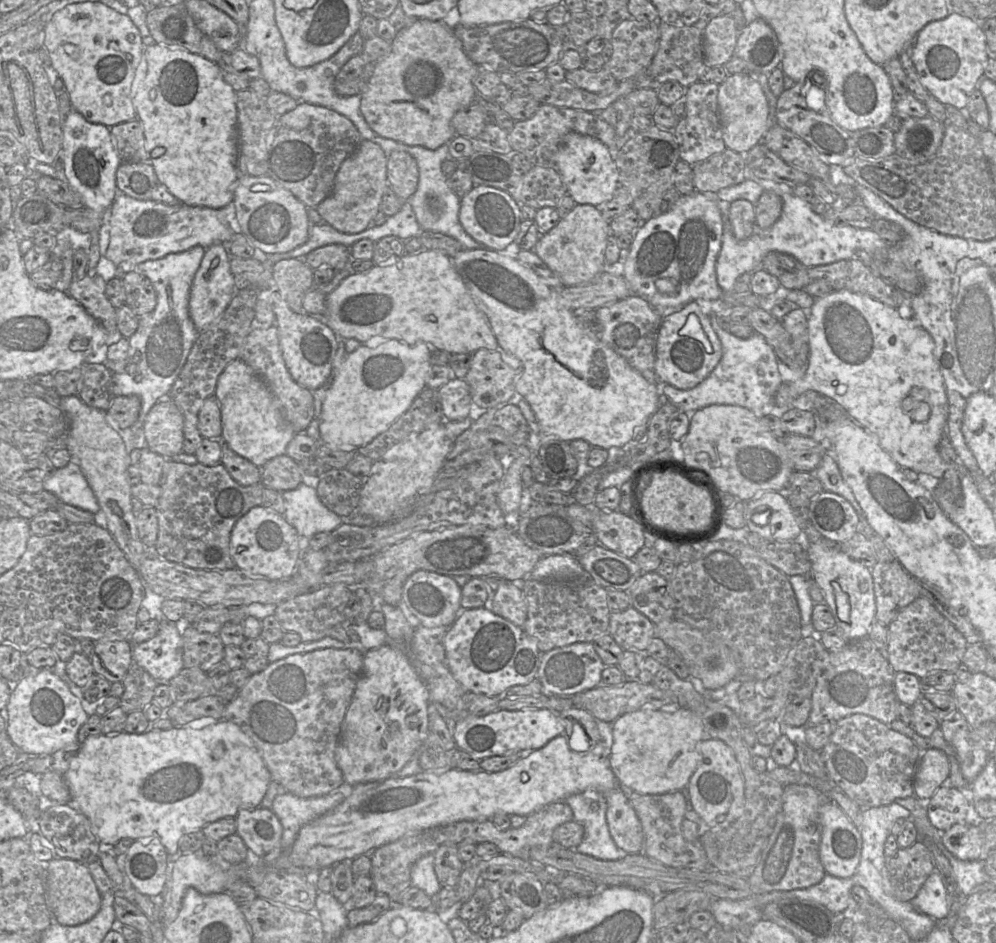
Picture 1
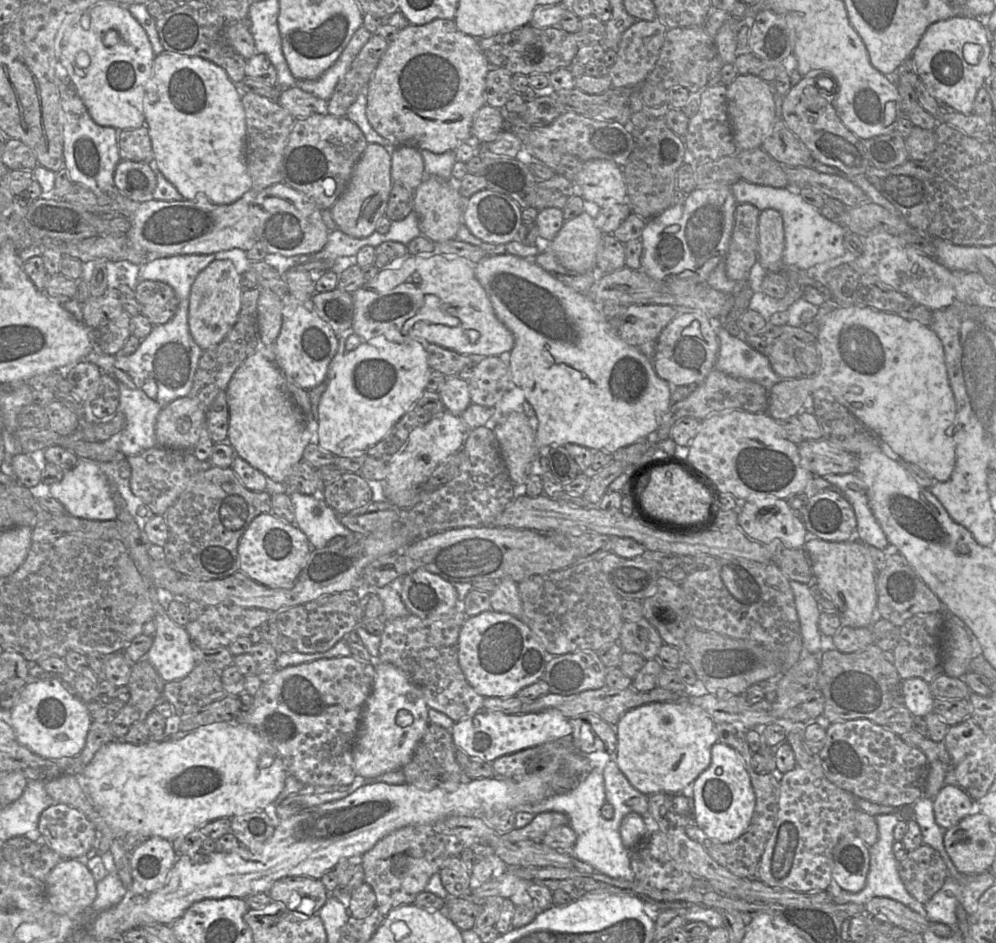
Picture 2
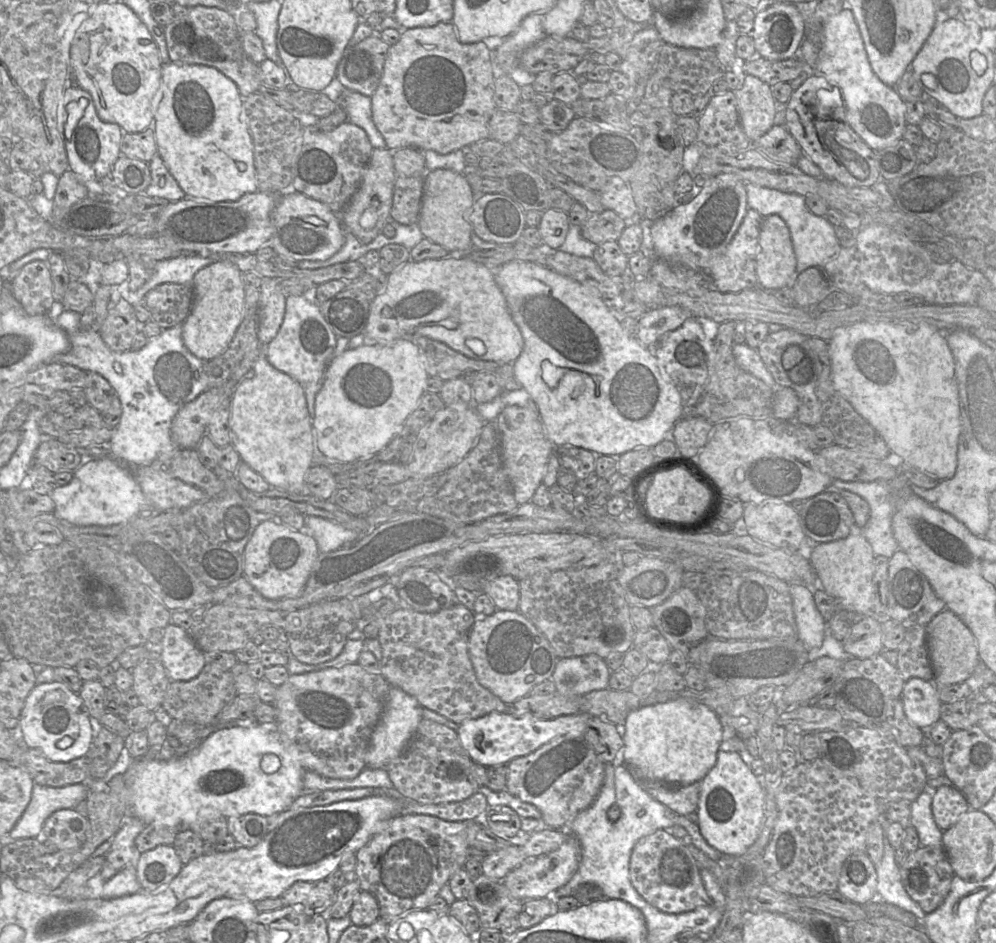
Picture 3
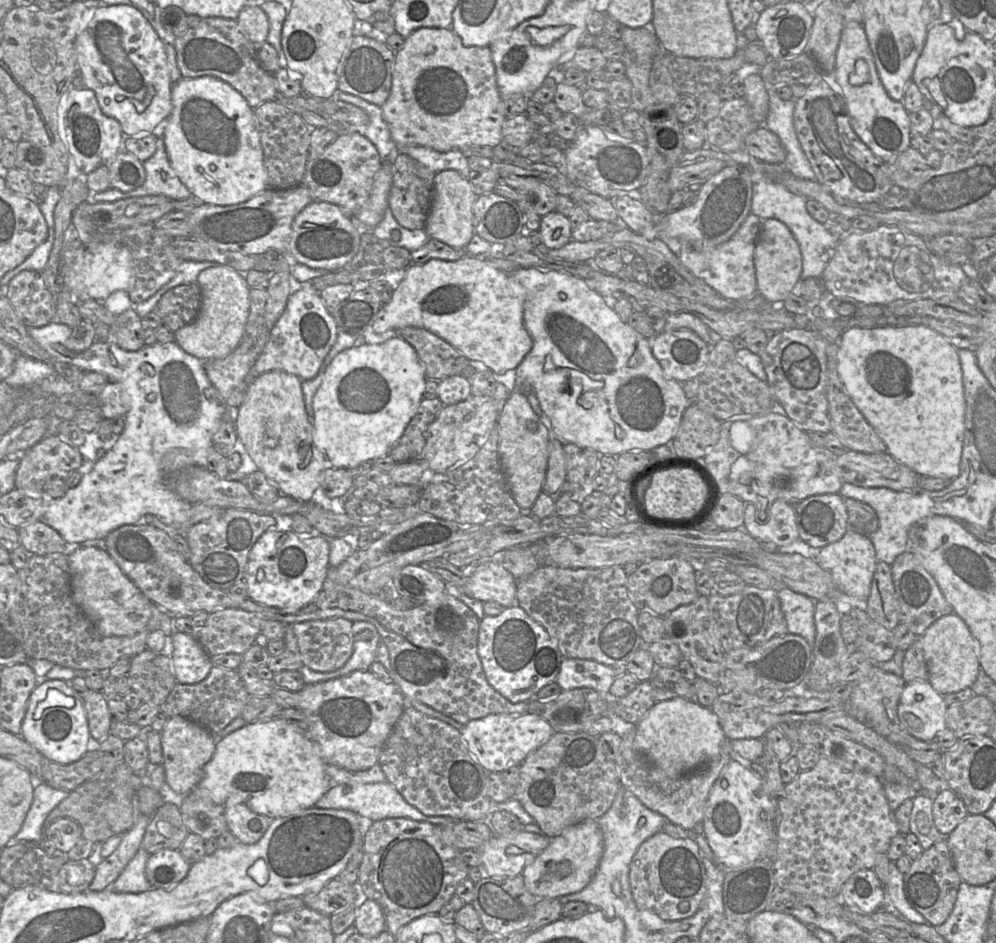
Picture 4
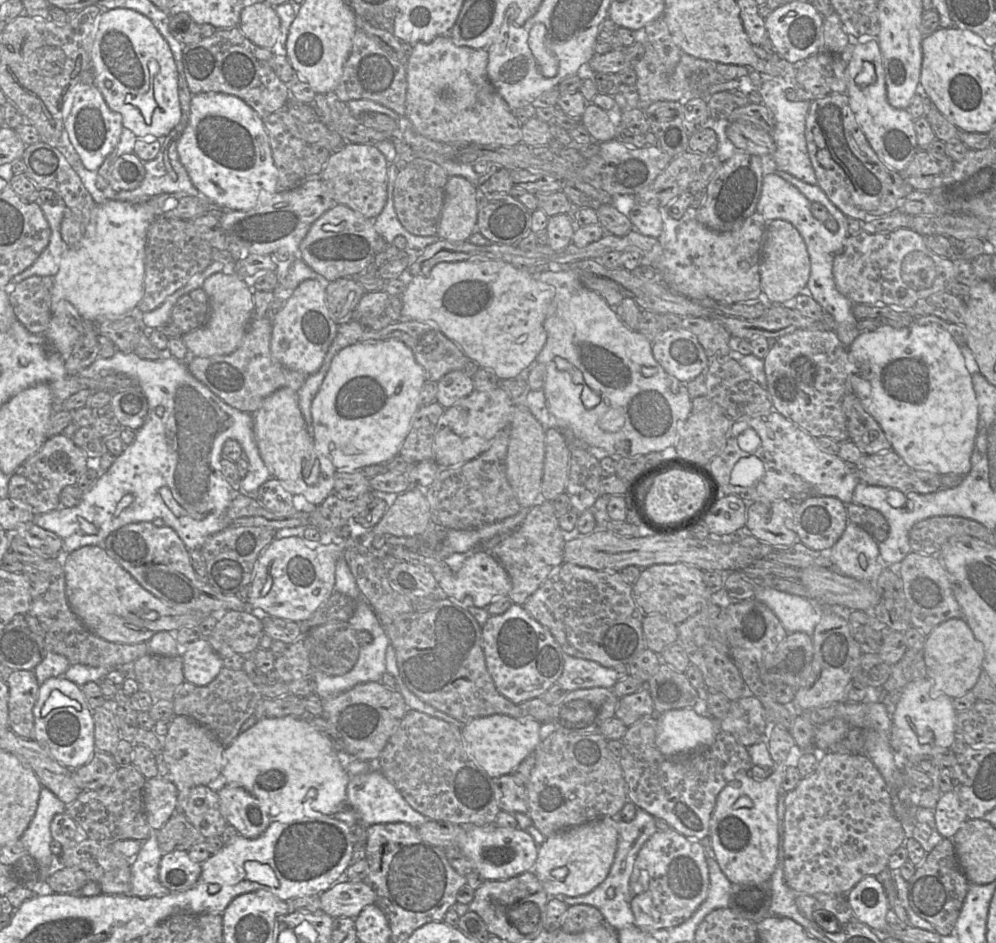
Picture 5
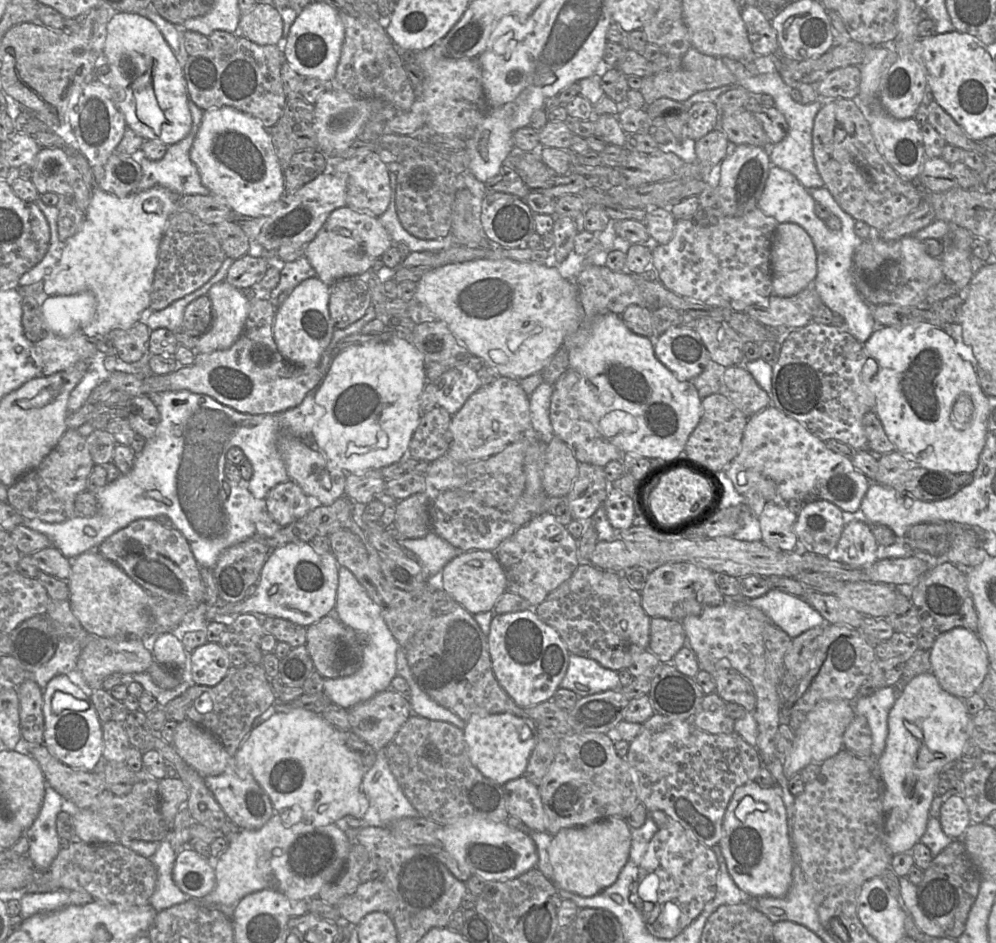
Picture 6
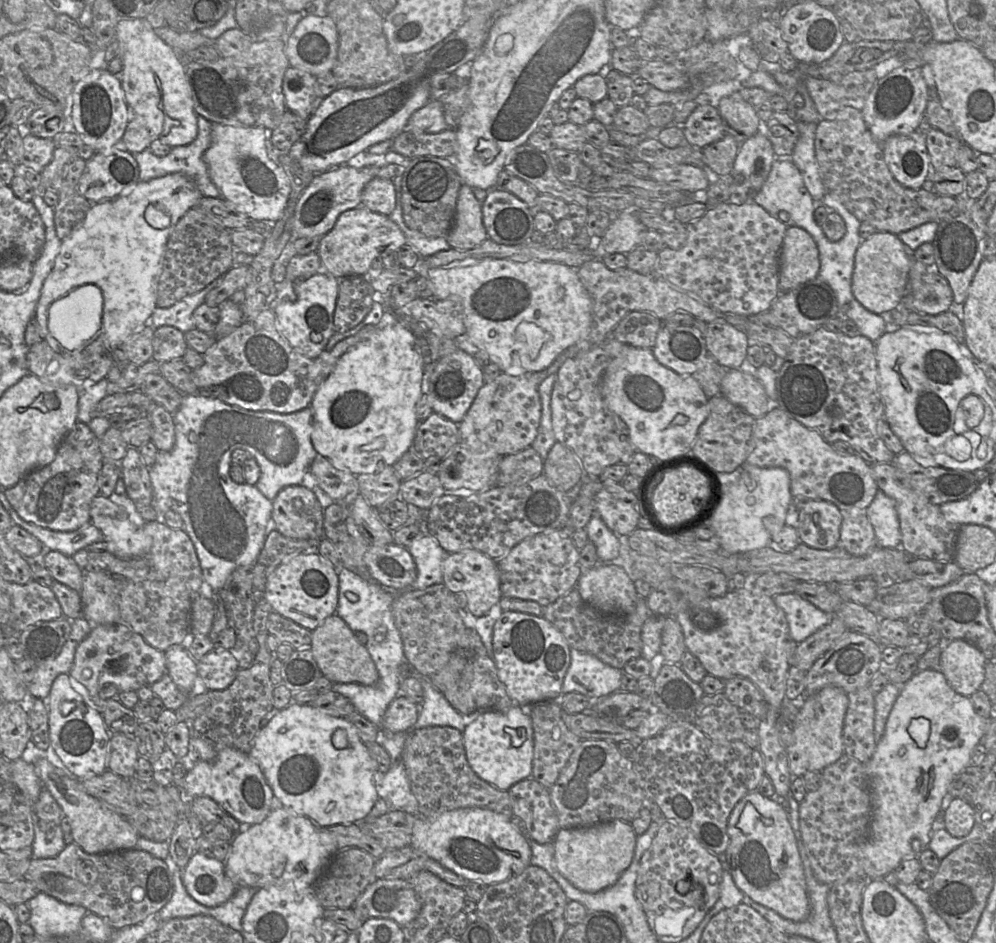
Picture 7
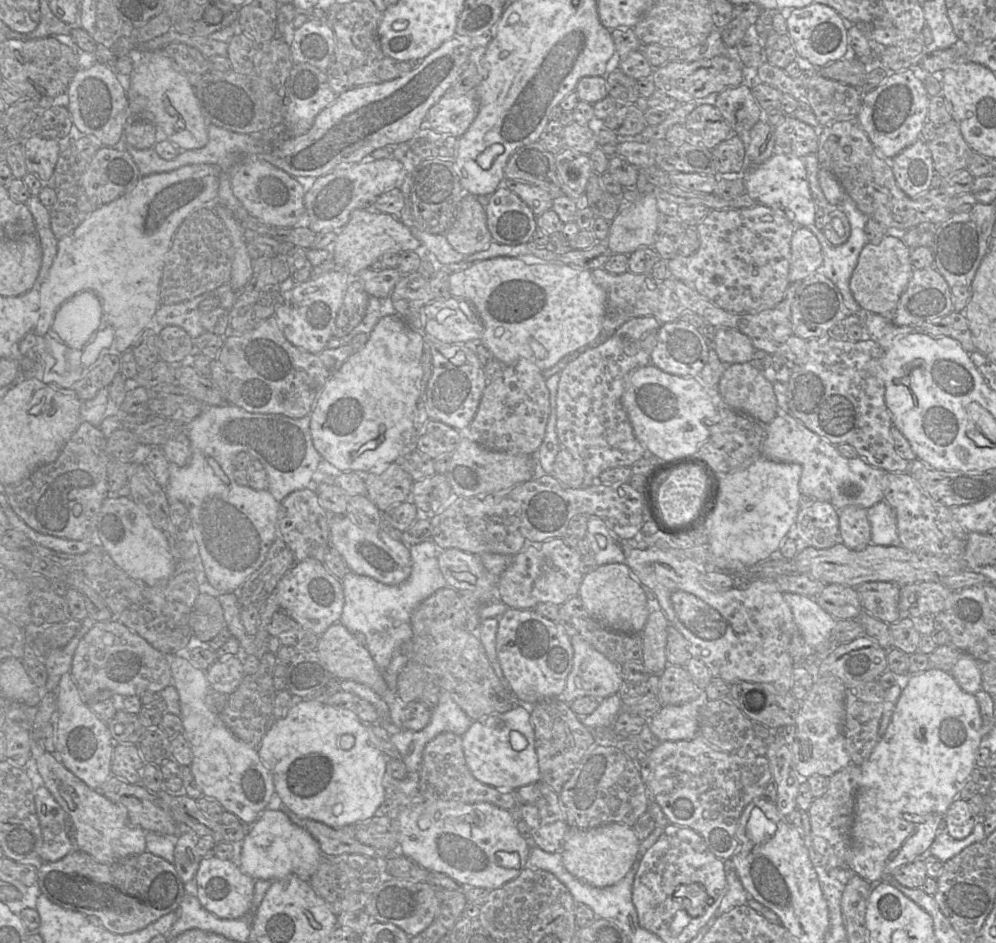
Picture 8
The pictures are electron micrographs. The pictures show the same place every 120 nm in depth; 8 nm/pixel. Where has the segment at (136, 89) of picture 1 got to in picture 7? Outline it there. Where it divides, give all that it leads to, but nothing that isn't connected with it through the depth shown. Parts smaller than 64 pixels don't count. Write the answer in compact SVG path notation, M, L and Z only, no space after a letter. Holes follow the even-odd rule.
M212 124L211 144L204 153L209 176L220 191L221 197L231 202L240 212L258 221L278 221L284 212L291 191L290 181L284 170L268 155L266 129L254 126Z

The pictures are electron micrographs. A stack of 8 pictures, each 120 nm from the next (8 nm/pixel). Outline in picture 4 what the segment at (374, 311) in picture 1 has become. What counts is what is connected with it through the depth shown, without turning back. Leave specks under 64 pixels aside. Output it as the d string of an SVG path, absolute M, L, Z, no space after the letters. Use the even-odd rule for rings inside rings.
M473 255L456 261L431 259L422 265L412 263L391 301L378 311L372 329L382 334L409 326L424 328L447 341L469 361L479 361L501 375L517 369L533 347L524 324L526 296L524 286L510 273Z

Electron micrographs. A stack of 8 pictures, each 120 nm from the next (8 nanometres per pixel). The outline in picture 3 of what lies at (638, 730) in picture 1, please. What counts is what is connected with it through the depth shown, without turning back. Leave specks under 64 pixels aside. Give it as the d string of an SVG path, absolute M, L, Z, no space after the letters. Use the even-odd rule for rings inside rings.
M679 698L630 712L625 720L623 741L625 765L644 787L647 784L685 787L701 782L715 766L723 727L718 715L708 706Z

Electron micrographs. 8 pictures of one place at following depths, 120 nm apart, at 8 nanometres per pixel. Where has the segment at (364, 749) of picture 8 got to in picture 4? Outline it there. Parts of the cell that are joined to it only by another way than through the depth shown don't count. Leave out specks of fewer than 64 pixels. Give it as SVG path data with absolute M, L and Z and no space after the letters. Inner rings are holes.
M274 718L246 724L226 737L218 739L211 759L204 766L203 778L197 788L205 791L216 804L224 805L230 796L239 796L241 803L253 812L276 819L315 806L333 785L325 772L325 767L326 763L319 755L317 745L306 736L303 729L284 719Z

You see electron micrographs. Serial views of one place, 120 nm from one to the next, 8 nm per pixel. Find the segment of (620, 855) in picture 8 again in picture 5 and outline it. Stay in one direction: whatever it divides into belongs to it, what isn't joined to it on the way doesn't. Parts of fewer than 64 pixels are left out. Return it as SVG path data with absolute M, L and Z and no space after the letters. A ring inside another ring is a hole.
M604 816L547 837L538 848L538 856L531 871L550 897L582 896L605 880L614 861L617 845L616 819Z

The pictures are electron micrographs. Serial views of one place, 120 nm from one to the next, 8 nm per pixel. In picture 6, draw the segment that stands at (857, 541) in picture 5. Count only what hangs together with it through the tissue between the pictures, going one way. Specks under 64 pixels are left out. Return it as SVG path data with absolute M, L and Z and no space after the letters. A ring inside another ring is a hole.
M852 519L845 524L832 555L854 568L869 567L878 561L878 543L870 524L858 519Z

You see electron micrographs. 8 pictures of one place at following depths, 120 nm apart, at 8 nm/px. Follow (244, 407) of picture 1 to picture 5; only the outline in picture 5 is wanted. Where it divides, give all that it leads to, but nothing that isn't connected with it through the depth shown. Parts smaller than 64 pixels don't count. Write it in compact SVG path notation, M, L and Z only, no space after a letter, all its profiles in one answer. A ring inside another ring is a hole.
M280 388L266 397L252 414L259 453L271 477L279 480L292 495L302 495L311 504L320 505L333 493L337 470L328 457L315 449L299 408L298 392Z

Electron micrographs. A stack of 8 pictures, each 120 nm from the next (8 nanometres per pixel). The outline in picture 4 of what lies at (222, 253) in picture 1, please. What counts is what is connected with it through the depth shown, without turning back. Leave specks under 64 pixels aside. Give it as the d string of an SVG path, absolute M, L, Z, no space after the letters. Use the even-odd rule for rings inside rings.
M219 264L201 271L196 283L202 295L200 312L193 322L173 332L175 341L201 361L224 358L234 351L243 337L250 311L250 287L244 274Z

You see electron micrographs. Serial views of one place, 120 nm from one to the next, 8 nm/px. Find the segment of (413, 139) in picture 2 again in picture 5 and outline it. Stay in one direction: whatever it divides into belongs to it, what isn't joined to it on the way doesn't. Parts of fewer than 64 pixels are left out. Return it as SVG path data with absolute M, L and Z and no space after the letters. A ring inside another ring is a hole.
M449 35L430 43L418 42L407 58L406 119L420 135L442 143L473 142L478 145L513 146L522 143L522 124L499 95L487 74L488 49L472 49L453 43Z

